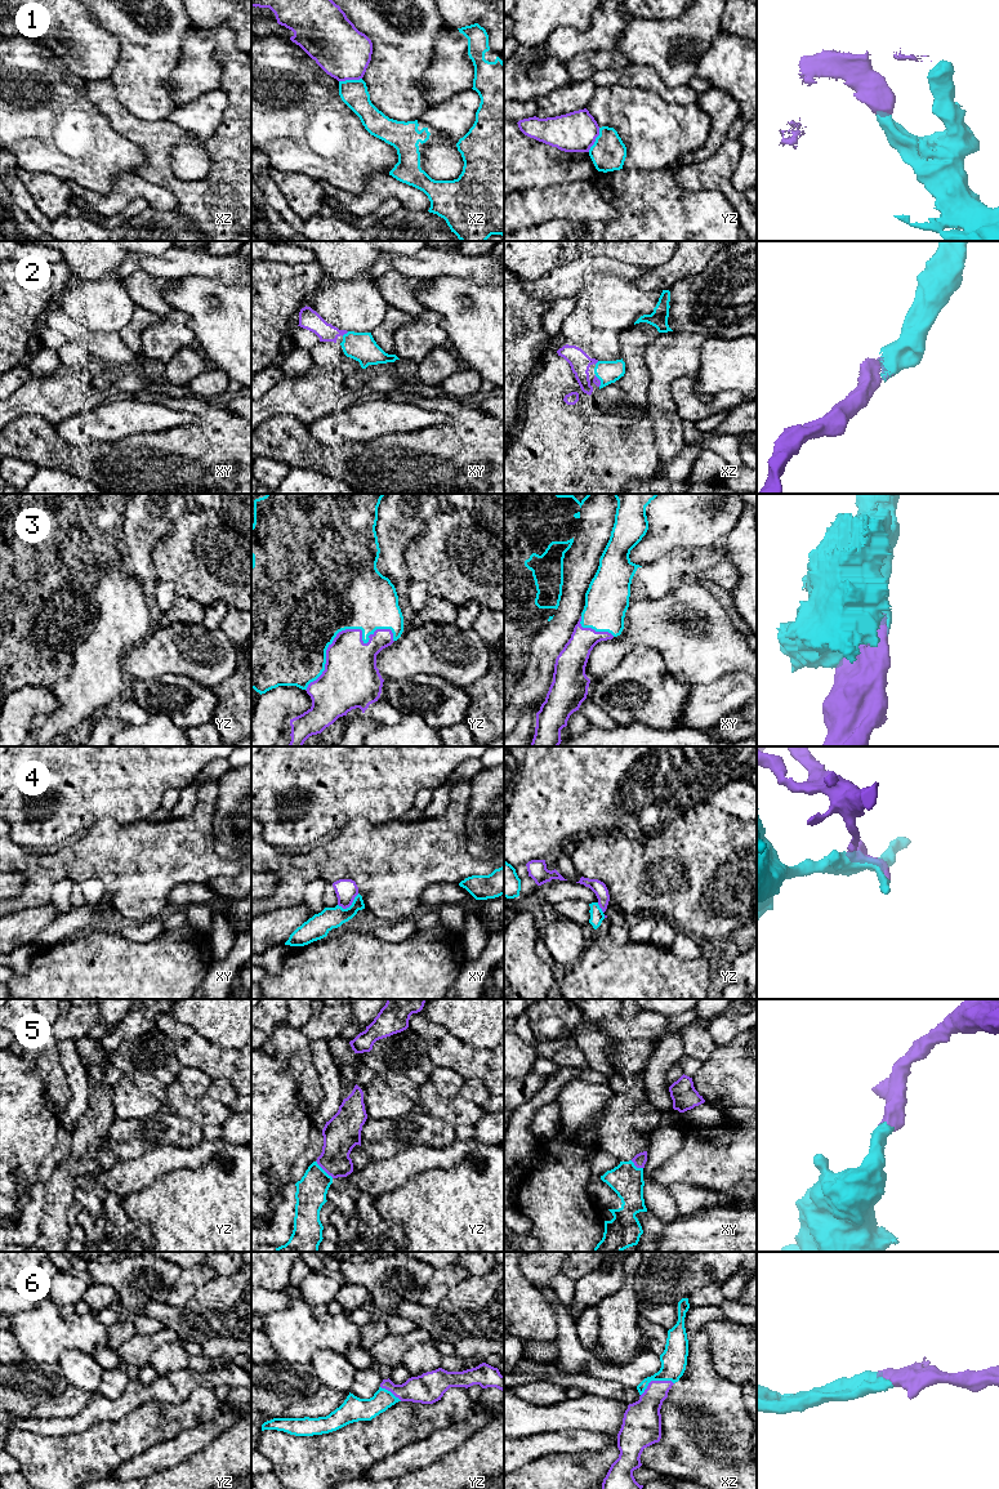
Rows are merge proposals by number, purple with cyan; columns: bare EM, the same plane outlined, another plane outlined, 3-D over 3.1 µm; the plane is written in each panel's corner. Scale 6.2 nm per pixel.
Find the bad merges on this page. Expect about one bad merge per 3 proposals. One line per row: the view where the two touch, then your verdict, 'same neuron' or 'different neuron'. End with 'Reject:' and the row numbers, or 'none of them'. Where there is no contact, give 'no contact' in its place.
1: meets purple in yz; different neuron
2: meets purple in xy; same neuron
3: meets purple in yz; same neuron
4: meets purple in xy; different neuron
5: meets purple in yz; same neuron
6: meets purple in xz; same neuron
Reject: 1, 4

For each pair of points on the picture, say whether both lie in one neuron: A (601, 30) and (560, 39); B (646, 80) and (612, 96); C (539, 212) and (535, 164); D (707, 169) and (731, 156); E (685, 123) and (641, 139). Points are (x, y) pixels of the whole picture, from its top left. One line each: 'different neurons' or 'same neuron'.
A: same neuron
B: different neurons
C: different neurons
D: same neuron
E: same neuron

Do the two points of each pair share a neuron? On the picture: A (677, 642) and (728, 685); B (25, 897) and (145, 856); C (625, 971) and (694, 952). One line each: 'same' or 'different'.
A: different
B: same
C: different

